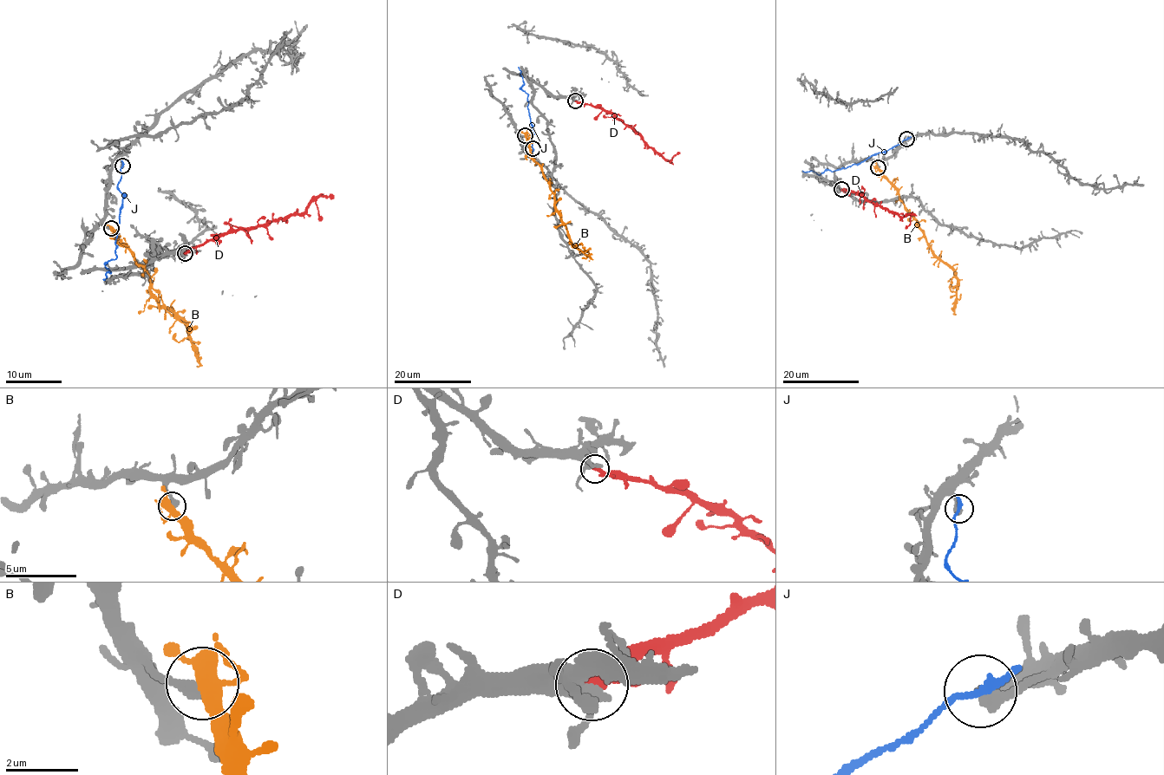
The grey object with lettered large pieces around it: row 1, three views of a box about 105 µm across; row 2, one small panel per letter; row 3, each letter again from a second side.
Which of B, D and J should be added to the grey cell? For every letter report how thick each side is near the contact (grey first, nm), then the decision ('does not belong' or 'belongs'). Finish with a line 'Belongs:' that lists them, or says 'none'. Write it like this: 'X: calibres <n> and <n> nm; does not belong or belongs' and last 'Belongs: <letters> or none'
B: calibres 400 and 400 nm; does not belong
D: calibres 280 and 360 nm; belongs
J: calibres 400 and 190 nm; does not belong
Belongs: D

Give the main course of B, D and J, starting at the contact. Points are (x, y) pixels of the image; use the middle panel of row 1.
B: (525, 135), (530, 154), (549, 183), (555, 209), (567, 231), (567, 237), (591, 258), (588, 260)
D: (575, 101), (610, 111), (660, 156), (669, 159), (679, 153)
J: (532, 148), (529, 140), (533, 127), (528, 114), (527, 94), (519, 87), (524, 84), (518, 67)

